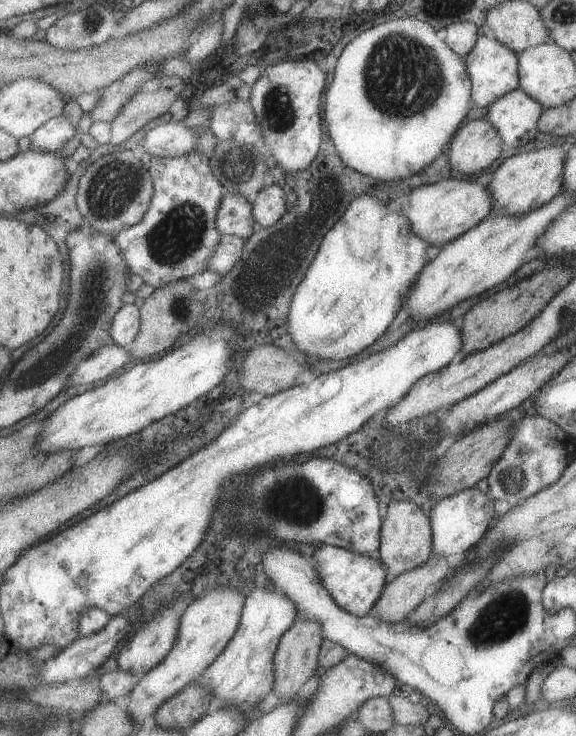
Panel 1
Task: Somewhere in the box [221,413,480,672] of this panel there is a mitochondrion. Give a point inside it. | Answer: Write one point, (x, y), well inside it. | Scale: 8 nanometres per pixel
(297, 502)

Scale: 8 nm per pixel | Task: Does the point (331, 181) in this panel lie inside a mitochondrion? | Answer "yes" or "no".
no

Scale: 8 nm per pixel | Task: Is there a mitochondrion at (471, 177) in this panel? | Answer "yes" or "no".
no

